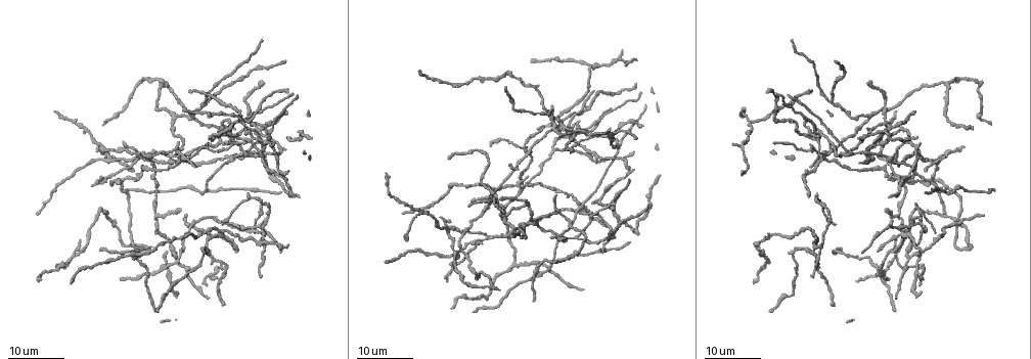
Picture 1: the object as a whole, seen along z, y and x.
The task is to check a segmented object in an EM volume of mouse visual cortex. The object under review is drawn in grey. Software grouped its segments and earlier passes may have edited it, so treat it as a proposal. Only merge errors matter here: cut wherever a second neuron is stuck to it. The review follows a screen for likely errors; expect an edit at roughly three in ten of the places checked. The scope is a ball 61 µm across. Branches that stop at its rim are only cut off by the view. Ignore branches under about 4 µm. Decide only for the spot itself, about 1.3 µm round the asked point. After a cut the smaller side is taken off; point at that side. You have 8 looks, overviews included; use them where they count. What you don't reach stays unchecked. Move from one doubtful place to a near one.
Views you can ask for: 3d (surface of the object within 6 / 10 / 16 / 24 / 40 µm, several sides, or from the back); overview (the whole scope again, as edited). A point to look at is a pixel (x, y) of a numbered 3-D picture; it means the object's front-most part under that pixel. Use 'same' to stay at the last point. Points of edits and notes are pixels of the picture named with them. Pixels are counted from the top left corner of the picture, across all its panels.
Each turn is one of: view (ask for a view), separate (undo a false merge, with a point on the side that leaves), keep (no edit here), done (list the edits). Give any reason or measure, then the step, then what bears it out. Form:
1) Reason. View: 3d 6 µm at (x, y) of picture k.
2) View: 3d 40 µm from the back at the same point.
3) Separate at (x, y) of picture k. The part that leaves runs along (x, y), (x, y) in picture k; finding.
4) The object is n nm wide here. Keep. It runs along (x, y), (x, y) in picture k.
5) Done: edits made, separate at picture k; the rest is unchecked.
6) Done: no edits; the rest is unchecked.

Three-way junction. View: 3d 16 µm at (776, 121) of picture 1.

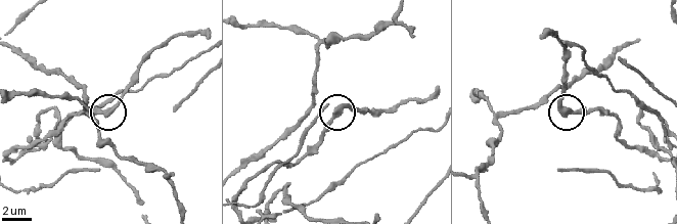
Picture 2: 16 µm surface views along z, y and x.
Zoom in. View: 3d 10 µm at (337, 108) of picture 2.

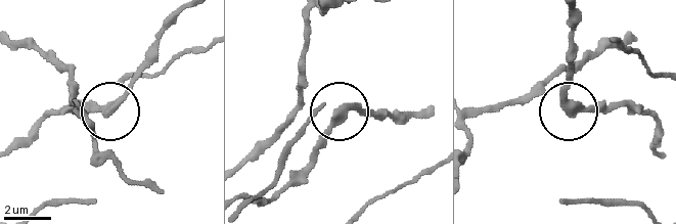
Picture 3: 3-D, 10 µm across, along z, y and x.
View: 3d 6 µm at (109, 110) of picture 3.

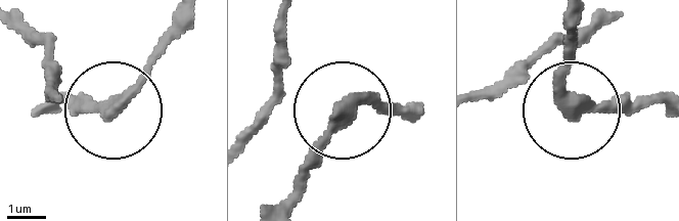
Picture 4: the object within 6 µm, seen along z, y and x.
The object is 250 nm wide here. Keep. It runs along (54, 106), (116, 103), (187, 18) in picture 4; continuous, no second neuron.

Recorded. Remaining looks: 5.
Three arms meet. View: 3d 16 µm at (833, 100) of picture 1.

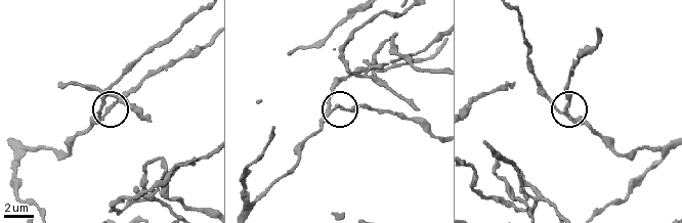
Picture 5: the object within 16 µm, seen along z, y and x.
Zoom in. View: 3d 6 µm at (335, 106) of picture 5.

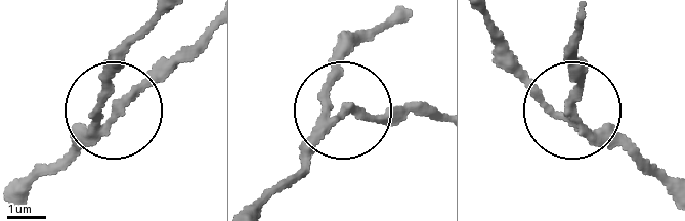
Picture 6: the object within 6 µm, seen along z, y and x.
View: 3d 6 µm from the back at (115, 107) of picture 6.

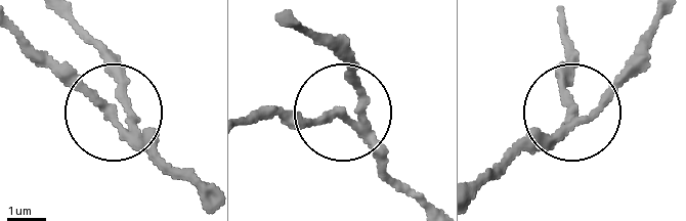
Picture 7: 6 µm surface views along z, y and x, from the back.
The object is 170 nm wide here. Keep. It runs along (196, 190), (23, 37) in picture 7; all the same neuron.

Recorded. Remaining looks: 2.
Four arms meet. View: 3d 24 µm at (522, 148) of picture 1.

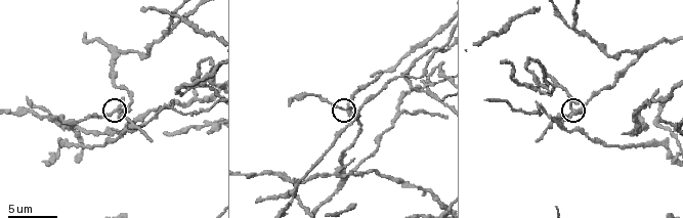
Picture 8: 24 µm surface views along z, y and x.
View: 3d 10 µm at (118, 109) of picture 8.

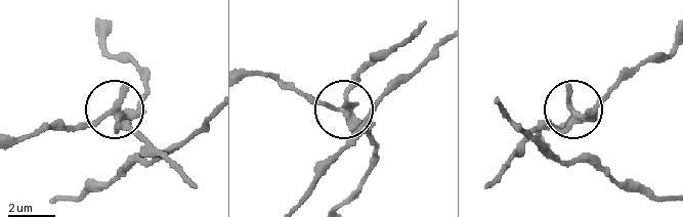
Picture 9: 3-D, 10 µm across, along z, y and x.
The object is 240 nm wide here. Keep. It runs along (666, 198), (524, 148), (571, 110), (556, 131) in picture 9; all the same neuron.

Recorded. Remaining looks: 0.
Done: no edits; the rest is unchecked.

